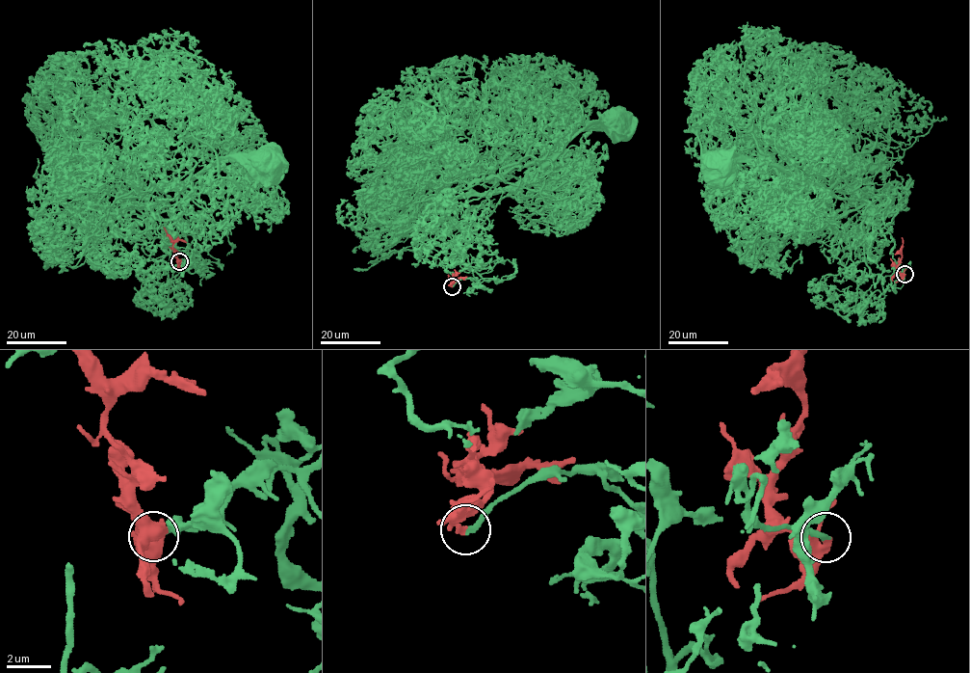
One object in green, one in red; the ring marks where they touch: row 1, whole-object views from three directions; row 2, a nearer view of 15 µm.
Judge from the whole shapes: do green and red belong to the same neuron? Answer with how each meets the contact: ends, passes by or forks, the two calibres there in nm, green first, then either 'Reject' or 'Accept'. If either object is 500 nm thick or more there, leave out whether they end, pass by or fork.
At the ring green ends. At the ring red ends. Thickness 240 nm (green) against 320 nm. Accept

